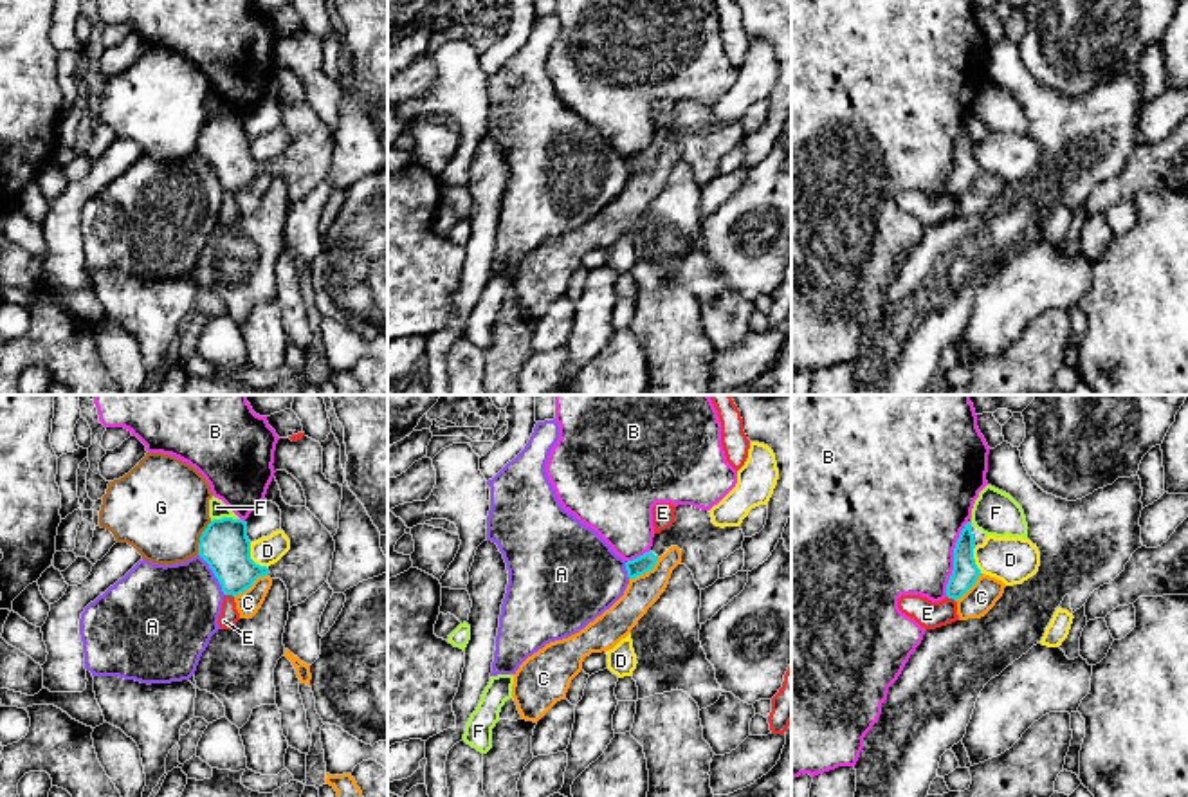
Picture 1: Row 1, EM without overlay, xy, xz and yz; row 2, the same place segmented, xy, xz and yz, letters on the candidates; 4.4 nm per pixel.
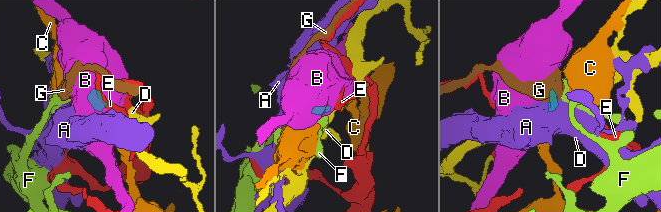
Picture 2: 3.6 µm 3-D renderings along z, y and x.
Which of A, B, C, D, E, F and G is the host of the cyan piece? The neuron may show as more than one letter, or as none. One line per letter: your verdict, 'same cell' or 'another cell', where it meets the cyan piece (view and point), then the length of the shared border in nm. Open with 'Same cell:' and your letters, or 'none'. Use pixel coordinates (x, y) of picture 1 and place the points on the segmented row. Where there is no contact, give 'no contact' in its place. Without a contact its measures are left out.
Same cell: none
A: another cell | xy (213, 572) | 220 nm
B: another cell | yz (954, 559) | 340 nm
C: another cell | xy (249, 586) | 190 nm
D: another cell | xy (251, 559) | 150 nm
E: another cell | xy (229, 594) | 50 nm
F: another cell | xy (224, 518) | 130 nm
G: another cell | xy (201, 538) | 170 nm

